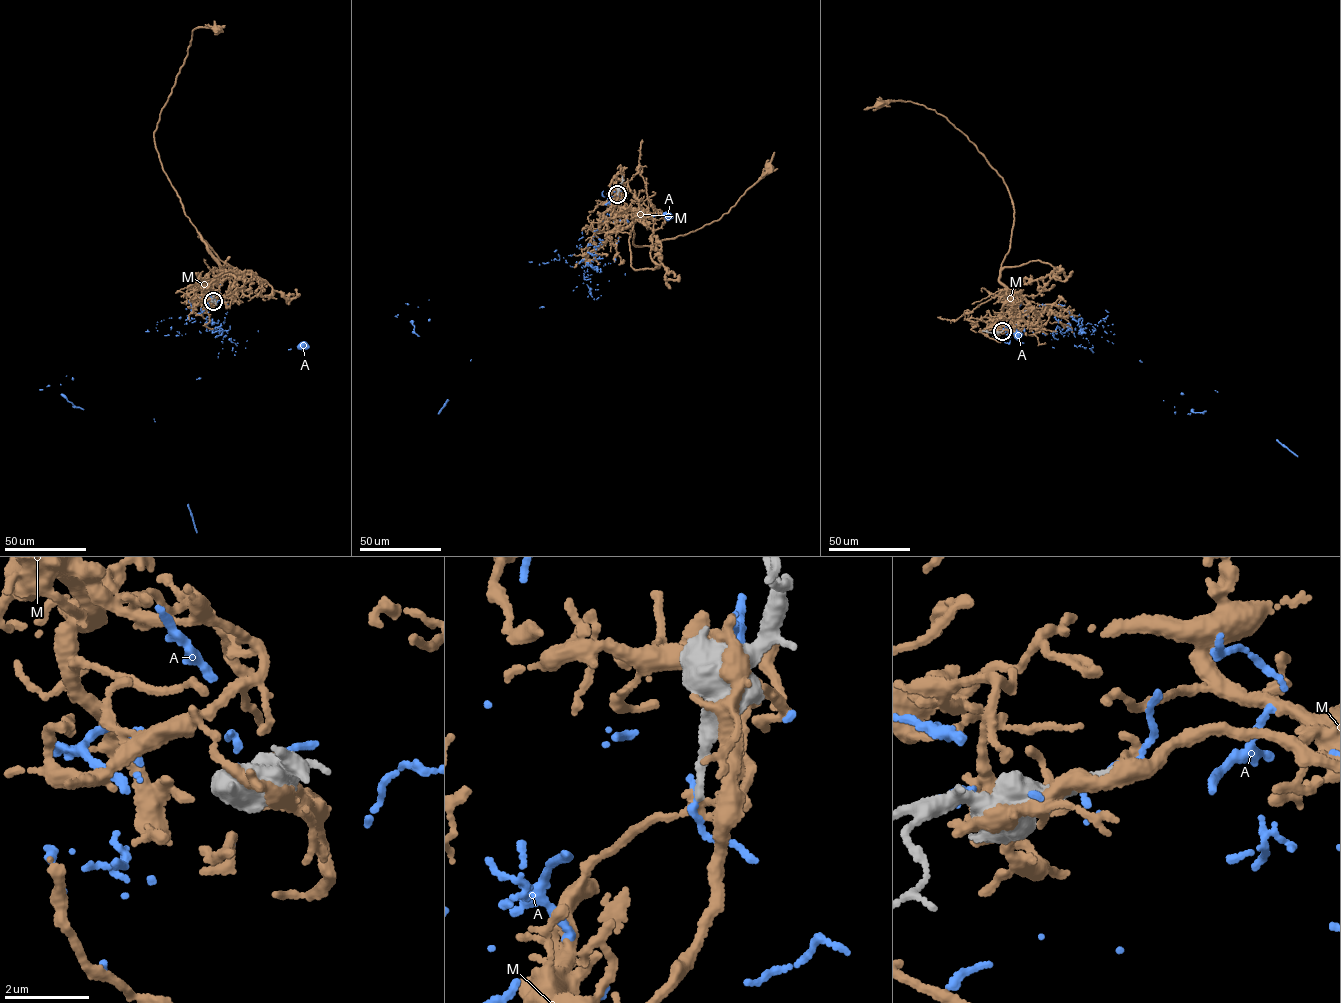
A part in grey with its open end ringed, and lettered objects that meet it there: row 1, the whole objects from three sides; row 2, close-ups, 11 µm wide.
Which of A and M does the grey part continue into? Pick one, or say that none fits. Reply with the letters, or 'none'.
none

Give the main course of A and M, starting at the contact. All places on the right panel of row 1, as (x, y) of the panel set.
A: (1002, 331), (1003, 328), (1023, 343), (1017, 335)
M: (1002, 331), (1027, 305), (999, 281), (1014, 223), (1002, 177), (944, 116), (880, 104)

